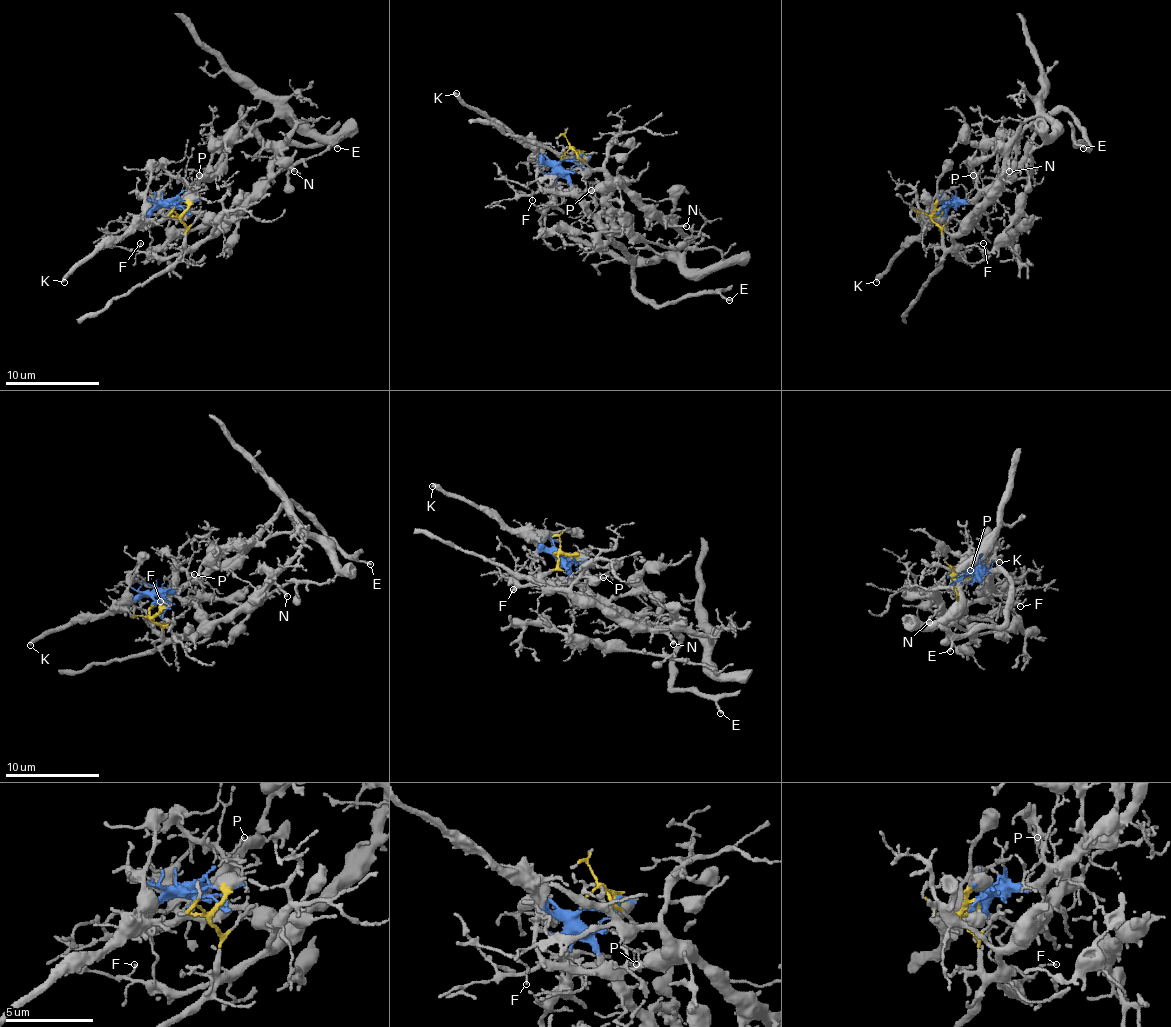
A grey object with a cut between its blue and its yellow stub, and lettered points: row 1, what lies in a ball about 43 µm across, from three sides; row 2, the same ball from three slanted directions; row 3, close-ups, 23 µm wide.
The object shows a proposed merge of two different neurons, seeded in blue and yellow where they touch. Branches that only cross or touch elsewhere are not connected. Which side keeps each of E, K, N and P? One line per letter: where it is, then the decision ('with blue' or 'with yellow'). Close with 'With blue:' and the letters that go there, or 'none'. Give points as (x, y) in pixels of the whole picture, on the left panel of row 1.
E: (337, 148) | with blue
K: (64, 282) | with blue
N: (294, 171) | with yellow
P: (199, 175) | with blue
With blue: E, K, P

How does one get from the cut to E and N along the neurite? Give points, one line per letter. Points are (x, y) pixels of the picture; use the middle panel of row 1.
E: (563, 159), (561, 175), (582, 208), (629, 260), (631, 283), (643, 297), (662, 304), (721, 293), (730, 300)
N: (563, 159), (572, 149), (582, 166), (601, 168), (669, 224), (685, 227)

